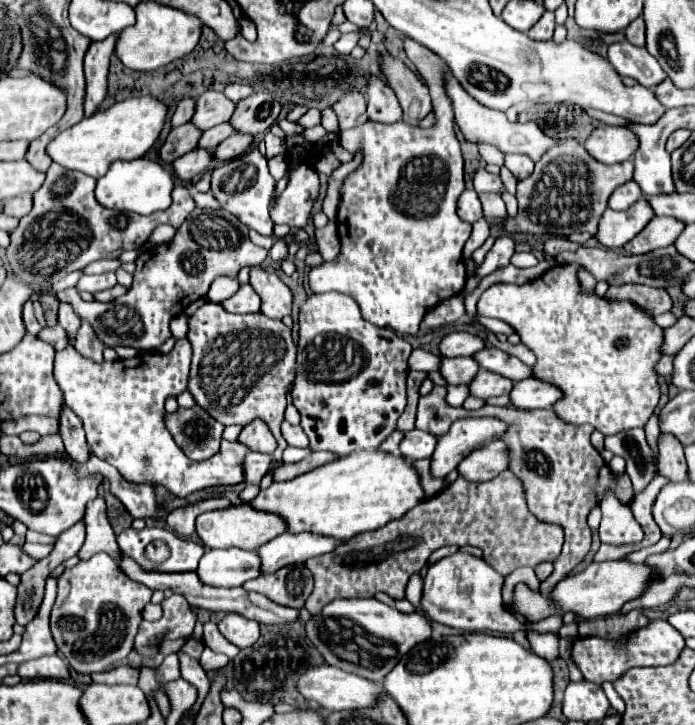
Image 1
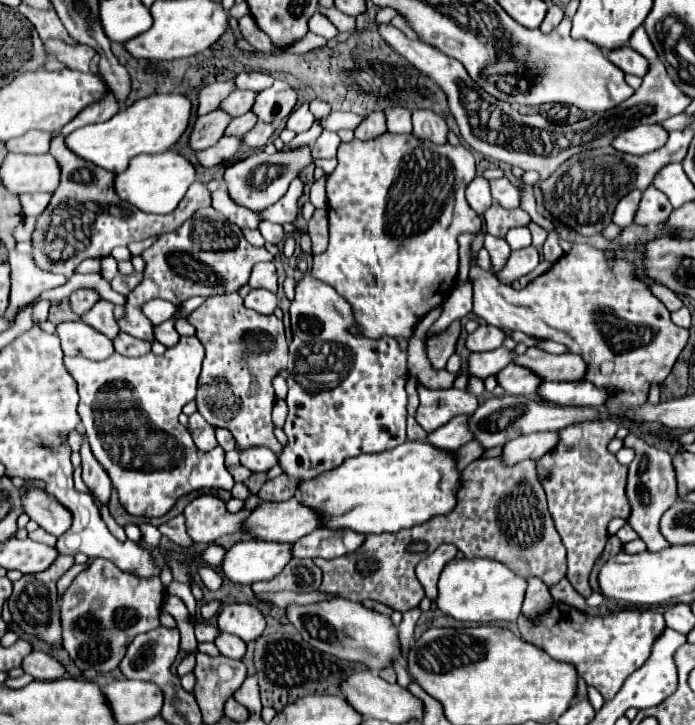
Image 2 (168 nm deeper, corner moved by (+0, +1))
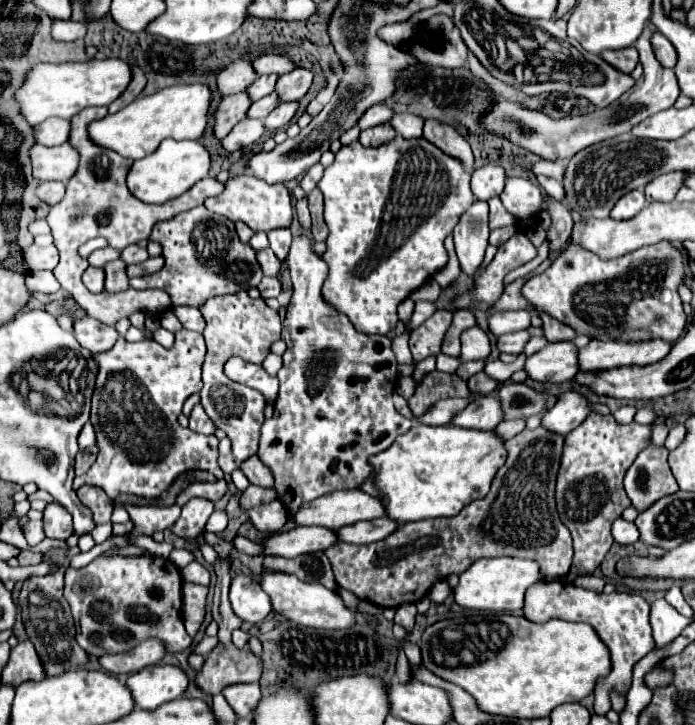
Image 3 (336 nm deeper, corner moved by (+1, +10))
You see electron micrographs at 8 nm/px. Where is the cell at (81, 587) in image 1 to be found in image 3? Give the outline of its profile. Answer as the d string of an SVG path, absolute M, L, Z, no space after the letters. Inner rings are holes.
M100 556L80 570L68 568L64 598L76 620L76 642L92 656L128 652L150 638L162 640L166 652L182 652L192 646L182 618L182 576L166 558Z

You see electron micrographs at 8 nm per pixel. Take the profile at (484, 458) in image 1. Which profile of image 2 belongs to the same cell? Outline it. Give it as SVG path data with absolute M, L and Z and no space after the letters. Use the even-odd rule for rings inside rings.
M531 433L525 437L515 437L513 441L507 441L501 451L503 465L517 465L525 459L537 459L541 453L547 453L557 445L557 433Z

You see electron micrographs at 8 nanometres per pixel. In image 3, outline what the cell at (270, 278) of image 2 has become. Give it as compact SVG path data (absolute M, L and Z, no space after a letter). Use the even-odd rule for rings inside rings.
M264 248L264 250L258 252L258 262L264 268L266 276L276 276L278 270L280 270L280 264L282 264L270 248Z

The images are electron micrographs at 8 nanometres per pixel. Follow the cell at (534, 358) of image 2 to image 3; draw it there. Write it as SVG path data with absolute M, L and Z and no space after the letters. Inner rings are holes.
M592 340L586 348L580 348L578 360L582 370L610 370L622 366L642 366L662 360L672 348L666 340L644 340L644 342L624 342L624 340Z

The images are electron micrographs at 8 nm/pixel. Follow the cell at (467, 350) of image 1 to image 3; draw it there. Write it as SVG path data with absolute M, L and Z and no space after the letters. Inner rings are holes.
M500 310L490 316L490 330L496 336L526 330L530 328L530 312L528 310Z

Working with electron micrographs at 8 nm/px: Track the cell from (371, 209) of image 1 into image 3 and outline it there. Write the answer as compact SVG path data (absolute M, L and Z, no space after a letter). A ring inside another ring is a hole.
M396 138L396 140L392 140L392 144L386 144L380 148L366 148L360 142L354 142L352 146L340 148L334 164L324 170L324 176L318 182L318 188L324 194L324 218L326 218L326 224L330 228L330 234L326 240L328 250L322 254L322 260L330 266L328 278L326 278L324 288L322 288L322 298L328 304L332 304L332 308L346 314L358 332L362 332L362 334L390 334L398 324L398 314L396 314L398 304L402 300L406 300L408 294L418 290L428 278L432 278L448 262L444 240L458 224L458 218L464 214L464 210L474 202L474 194L470 190L470 172L466 172L458 160L444 156L444 152L434 148L434 144L430 144L428 140L400 140L400 138Z

